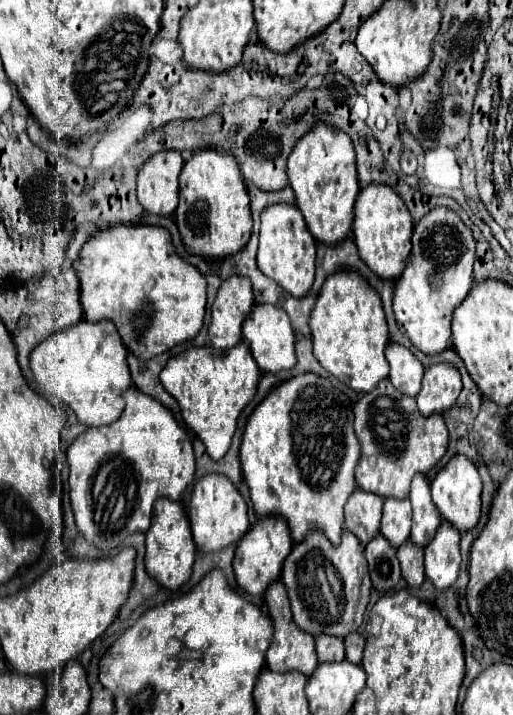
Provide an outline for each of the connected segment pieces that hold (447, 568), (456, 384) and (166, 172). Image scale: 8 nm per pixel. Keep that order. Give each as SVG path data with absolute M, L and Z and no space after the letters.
M442 521L434 539L424 547L426 555L426 577L436 585L436 589L448 589L460 569L460 531Z
M438 363L424 371L422 389L416 395L418 409L424 417L450 409L462 391L460 373L450 363Z
M180 151L152 155L138 173L138 201L152 215L170 215L178 205L178 177L182 171Z

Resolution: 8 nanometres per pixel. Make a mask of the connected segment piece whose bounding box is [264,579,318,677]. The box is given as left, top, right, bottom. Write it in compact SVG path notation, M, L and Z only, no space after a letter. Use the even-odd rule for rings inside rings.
M272 581L270 587L264 593L270 617L274 621L274 637L272 643L266 651L266 667L270 671L302 671L302 675L310 677L310 671L314 671L314 667L318 665L316 659L316 647L314 647L314 637L302 629L298 629L292 621L292 613L290 613L290 601L288 601L288 591L284 587L284 583Z

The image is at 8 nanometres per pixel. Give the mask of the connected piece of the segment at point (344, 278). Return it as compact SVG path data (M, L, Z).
M340 269L326 277L310 315L314 357L336 379L358 393L372 391L378 381L388 377L384 349L388 345L388 327L382 311L382 299L358 271Z

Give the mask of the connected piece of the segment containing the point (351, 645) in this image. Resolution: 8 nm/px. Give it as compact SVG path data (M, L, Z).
M350 633L344 637L344 645L346 645L346 659L360 665L364 651L364 637L360 633Z

